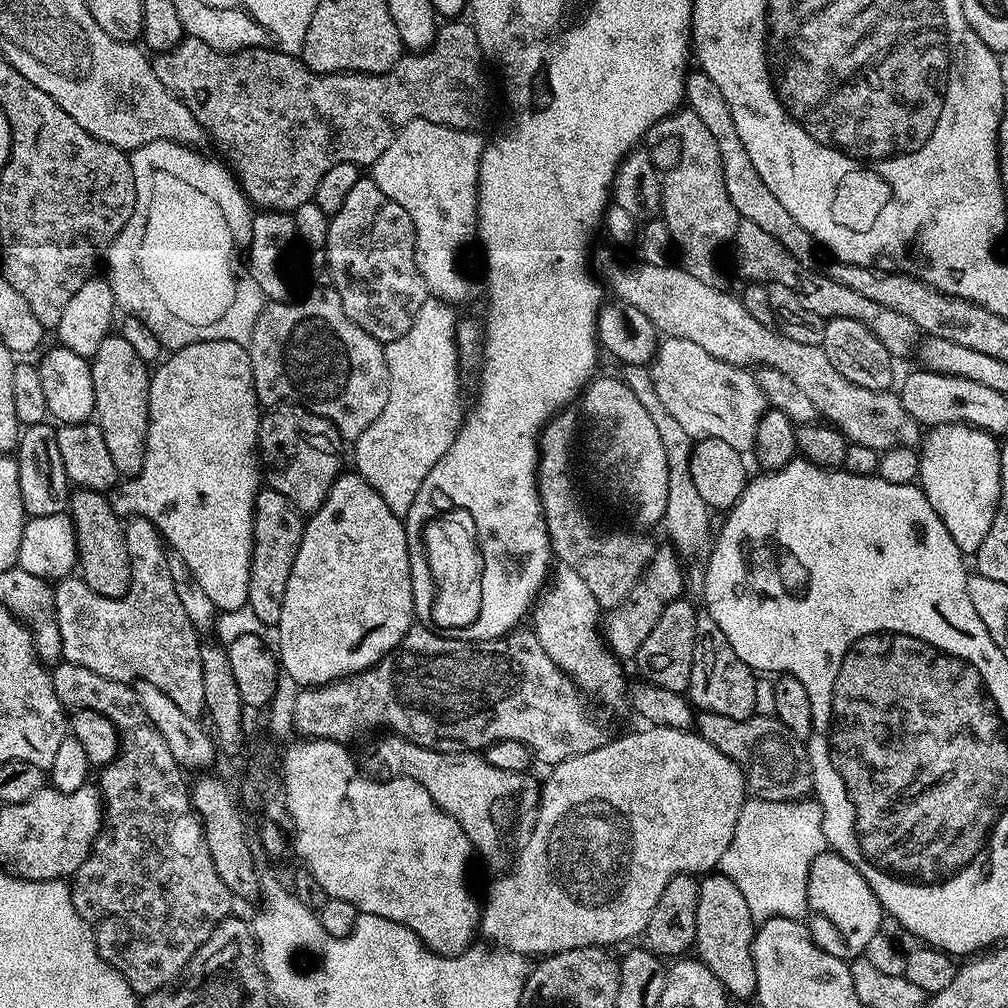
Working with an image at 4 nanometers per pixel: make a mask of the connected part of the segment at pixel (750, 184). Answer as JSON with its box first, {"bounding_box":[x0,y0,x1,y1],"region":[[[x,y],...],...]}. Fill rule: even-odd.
{"bounding_box":[684,70,774,234],"region":[[[699,70],[692,71],[689,71],[684,78],[686,108],[706,125],[706,130],[710,130],[710,135],[718,146],[718,154],[722,154],[722,174],[726,182],[726,194],[730,194],[730,202],[734,202],[740,217],[756,223],[761,230],[766,230],[766,234],[770,234],[774,190],[768,189],[766,182],[762,182],[758,170],[754,170],[754,162],[750,162],[750,154],[746,154],[746,146],[742,146],[742,138],[738,138],[734,118],[730,118],[730,106],[726,106],[726,97],[722,95],[722,90],[718,90],[714,78]]]}

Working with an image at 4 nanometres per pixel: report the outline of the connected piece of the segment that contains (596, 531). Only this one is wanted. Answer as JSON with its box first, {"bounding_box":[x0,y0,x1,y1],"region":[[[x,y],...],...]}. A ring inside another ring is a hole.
{"bounding_box":[536,410,654,610],"region":[[[561,410],[556,413],[555,416],[552,417],[551,420],[548,421],[547,424],[544,425],[543,432],[540,433],[539,445],[540,445],[540,462],[536,469],[536,486],[540,490],[540,505],[542,506],[542,510],[544,511],[544,521],[546,522],[546,530],[548,531],[548,537],[550,538],[550,542],[552,543],[552,555],[555,557],[557,561],[561,564],[565,564],[566,566],[570,566],[570,570],[575,570],[578,573],[578,578],[582,578],[582,582],[586,582],[586,587],[590,589],[590,594],[594,594],[594,598],[598,603],[600,603],[601,609],[611,610],[613,608],[617,608],[619,604],[626,598],[626,594],[630,594],[630,590],[634,590],[634,586],[638,582],[638,578],[641,574],[644,573],[644,567],[648,565],[652,561],[652,555],[654,553],[654,544],[651,544],[650,541],[647,540],[644,535],[639,531],[636,532],[619,532],[616,528],[599,528],[598,525],[595,524],[594,521],[588,517],[588,512],[586,509],[580,505],[580,500],[576,497],[576,484],[572,481],[572,452],[568,447],[572,444],[572,435],[576,432],[576,420],[578,424],[578,416],[572,413],[572,410]]]}

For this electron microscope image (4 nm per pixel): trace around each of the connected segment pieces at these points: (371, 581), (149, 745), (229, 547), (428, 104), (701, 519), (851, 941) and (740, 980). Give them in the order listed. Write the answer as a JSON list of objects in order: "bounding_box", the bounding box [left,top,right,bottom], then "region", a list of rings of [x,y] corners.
[{"bounding_box":[278,471,414,686],"region":[[[345,471],[334,482],[330,494],[322,502],[322,506],[317,512],[313,512],[307,517],[302,534],[302,546],[298,546],[298,558],[294,558],[294,570],[290,570],[290,582],[286,582],[286,598],[282,598],[282,618],[278,625],[278,631],[280,631],[278,663],[286,673],[287,679],[289,676],[296,686],[330,684],[333,680],[340,680],[344,676],[353,676],[356,672],[373,668],[382,657],[394,651],[402,642],[404,635],[414,627],[414,620],[412,620],[414,601],[412,583],[410,582],[412,555],[408,553],[408,539],[403,519],[393,514],[390,506],[386,506],[386,502],[382,502],[382,494],[378,494],[378,490],[374,490],[374,486],[370,486],[370,482],[363,480],[359,472],[348,471]]]},{"bounding_box":[51,662,234,998],"region":[[[67,662],[57,663],[51,669],[51,674],[52,685],[58,694],[58,702],[62,702],[65,709],[85,708],[86,710],[98,710],[98,714],[110,718],[110,722],[118,733],[119,743],[123,747],[125,744],[126,747],[132,748],[132,776],[104,776],[101,778],[100,784],[98,783],[98,791],[104,805],[104,823],[100,825],[100,833],[96,835],[96,840],[92,843],[92,849],[88,857],[82,862],[82,866],[78,866],[76,875],[71,877],[70,887],[74,910],[78,910],[80,917],[91,928],[92,938],[96,942],[98,954],[107,964],[114,966],[114,970],[118,970],[118,974],[122,974],[122,978],[126,978],[126,982],[137,997],[143,998],[155,992],[171,989],[185,975],[187,966],[194,958],[194,954],[206,943],[214,929],[221,922],[229,919],[231,912],[228,911],[231,910],[232,904],[234,904],[233,894],[226,888],[226,883],[218,878],[210,854],[207,852],[201,818],[196,812],[195,806],[192,805],[189,796],[190,784],[188,780],[184,781],[185,769],[176,761],[174,754],[170,754],[170,746],[166,746],[166,738],[162,738],[162,734],[152,725],[150,718],[146,718],[146,710],[142,710],[142,702],[138,702],[135,687],[132,684],[118,682],[114,678],[102,678],[102,674],[94,674],[94,670],[86,670],[86,666],[74,666]]]},{"bounding_box":[111,340,262,613],"region":[[[207,340],[206,342],[194,342],[185,348],[177,348],[169,356],[172,357],[162,361],[157,368],[154,368],[148,382],[148,437],[146,438],[144,465],[139,476],[125,479],[111,493],[112,508],[121,518],[141,516],[149,520],[160,531],[167,547],[182,556],[186,566],[190,568],[191,574],[206,590],[207,597],[211,599],[216,609],[221,613],[236,612],[239,608],[243,609],[248,602],[250,558],[252,557],[252,539],[254,538],[254,502],[256,501],[256,493],[262,487],[262,465],[258,459],[262,405],[256,396],[254,374],[250,366],[248,349],[243,344],[229,340]]]},{"bounding_box":[152,18,488,212],"region":[[[452,18],[441,23],[436,30],[436,37],[431,48],[426,52],[401,55],[395,66],[385,72],[331,72],[322,74],[315,72],[305,66],[300,56],[291,56],[285,52],[275,52],[272,48],[245,48],[239,52],[216,52],[206,42],[198,38],[188,36],[180,41],[178,46],[174,46],[169,52],[159,53],[152,60],[154,74],[158,74],[158,82],[170,90],[194,114],[196,121],[202,125],[207,139],[216,143],[216,148],[225,156],[227,167],[236,178],[236,183],[240,185],[245,196],[257,209],[271,210],[274,212],[292,212],[298,206],[302,206],[307,200],[315,197],[318,190],[318,182],[330,166],[338,166],[342,162],[350,162],[357,166],[370,166],[390,146],[392,139],[411,122],[411,120],[429,120],[435,124],[445,124],[451,128],[463,128],[472,130],[477,127],[476,123],[484,116],[484,103],[488,100],[488,84],[484,81],[484,64],[486,57],[484,51],[480,49],[478,34],[475,27],[467,19]]]},{"bounding_box":[622,365,714,595],"region":[[[625,365],[622,370],[622,378],[630,386],[630,390],[637,395],[638,402],[645,407],[646,414],[653,419],[654,426],[657,427],[658,438],[661,439],[665,451],[667,466],[666,510],[662,524],[663,527],[666,526],[671,538],[669,541],[676,549],[685,567],[687,591],[691,595],[701,595],[705,584],[705,570],[708,569],[709,559],[712,557],[714,534],[712,529],[710,530],[711,509],[708,509],[706,502],[699,497],[699,491],[695,487],[690,473],[693,438],[671,417],[669,410],[663,405],[662,398],[658,397],[658,392],[654,389],[652,373],[646,366]]]},{"bounding_box":[808,850,886,962],"region":[[[831,850],[814,858],[814,866],[810,868],[808,910],[813,917],[820,916],[810,924],[812,941],[826,950],[826,954],[834,954],[834,958],[849,962],[864,955],[870,938],[881,935],[880,923],[886,920],[886,913],[866,878],[862,878],[846,858]]]},{"bounding_box":[694,870,758,1001],"region":[[[719,870],[705,875],[700,880],[698,890],[694,952],[700,963],[707,964],[708,969],[718,978],[718,982],[722,982],[733,1001],[751,1001],[756,994],[758,974],[754,974],[753,935],[754,921],[750,906],[746,906],[746,898],[742,898],[738,886],[734,886],[734,882],[730,882],[730,878]]]}]

